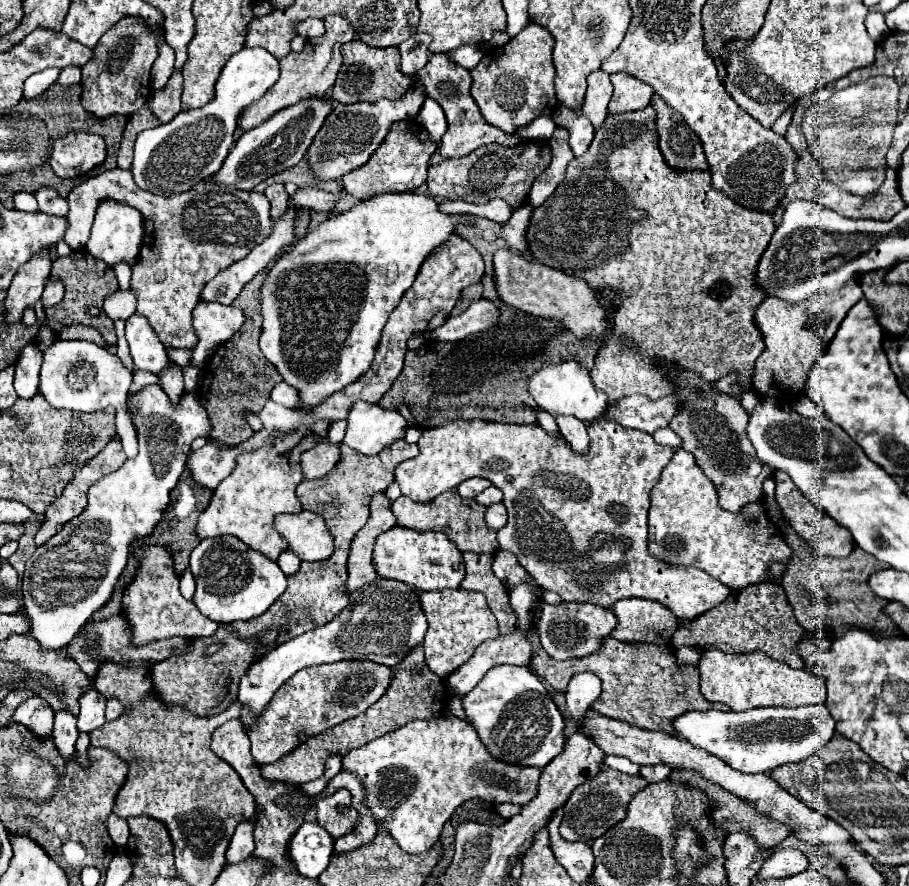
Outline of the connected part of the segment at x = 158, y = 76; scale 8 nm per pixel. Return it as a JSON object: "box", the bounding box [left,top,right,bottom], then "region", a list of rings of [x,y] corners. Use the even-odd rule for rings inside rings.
{"box":[152,40,174,90],"region":[[[162,40],[160,42],[160,52],[158,52],[158,58],[156,58],[156,64],[152,66],[152,88],[154,90],[162,90],[168,82],[168,78],[172,76],[174,72],[174,50]]]}

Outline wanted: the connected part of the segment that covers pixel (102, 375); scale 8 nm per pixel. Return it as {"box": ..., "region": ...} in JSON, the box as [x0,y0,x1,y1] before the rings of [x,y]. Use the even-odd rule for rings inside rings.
{"box":[40,340,138,458],"region":[[[56,340],[52,346],[44,350],[44,362],[40,370],[40,394],[54,408],[92,412],[100,408],[114,406],[116,409],[115,427],[120,436],[124,452],[128,458],[138,452],[138,436],[136,426],[126,412],[126,396],[132,384],[132,372],[122,364],[122,360],[108,352],[106,348],[96,346],[88,340]]]}

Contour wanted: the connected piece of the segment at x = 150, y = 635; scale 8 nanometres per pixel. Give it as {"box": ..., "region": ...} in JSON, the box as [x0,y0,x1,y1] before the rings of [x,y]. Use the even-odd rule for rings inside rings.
{"box":[122,546,222,644],"region":[[[142,546],[136,550],[140,556],[142,566],[136,572],[136,578],[128,584],[122,600],[122,614],[126,616],[128,624],[136,628],[136,644],[144,644],[144,640],[164,640],[168,636],[212,636],[222,624],[208,620],[200,610],[184,600],[178,590],[178,576],[172,568],[172,556],[168,556],[168,548],[154,548]]]}

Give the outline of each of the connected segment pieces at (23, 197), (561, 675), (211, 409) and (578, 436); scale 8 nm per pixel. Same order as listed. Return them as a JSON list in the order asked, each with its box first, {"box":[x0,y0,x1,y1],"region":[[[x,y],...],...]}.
[{"box":[14,192,38,212],"region":[[[18,192],[14,196],[14,204],[16,204],[16,210],[22,210],[22,212],[36,212],[38,210],[38,202],[36,202],[34,194],[28,194],[28,192]]]},{"box":[532,632,728,736],"region":[[[532,632],[532,644],[536,656],[532,658],[532,668],[536,670],[538,676],[548,680],[548,686],[564,692],[570,678],[580,672],[592,672],[602,680],[602,694],[600,698],[590,706],[596,708],[596,712],[630,722],[638,728],[644,730],[660,730],[666,734],[674,736],[674,728],[668,726],[668,720],[678,718],[684,712],[690,710],[724,710],[728,712],[728,706],[722,704],[712,704],[706,702],[704,696],[700,696],[698,688],[698,668],[696,666],[678,666],[678,664],[668,664],[668,660],[676,660],[676,654],[672,648],[656,648],[656,644],[626,644],[614,638],[604,640],[600,646],[600,652],[594,652],[588,658],[572,658],[564,662],[556,662],[550,658],[542,648],[536,632]]]},{"box":[198,266,282,446],"region":[[[270,266],[264,272],[256,274],[256,278],[244,286],[244,292],[240,292],[240,296],[236,298],[236,304],[232,304],[232,306],[244,308],[246,322],[240,328],[240,332],[236,332],[228,342],[224,342],[214,352],[206,370],[202,370],[204,382],[198,390],[198,398],[200,398],[200,404],[204,406],[204,410],[208,412],[208,420],[212,424],[210,440],[220,440],[222,444],[228,444],[228,446],[238,446],[254,434],[252,428],[248,426],[244,412],[260,414],[262,406],[270,398],[270,390],[274,388],[274,384],[282,382],[282,376],[276,372],[276,368],[264,358],[264,354],[258,348],[258,338],[262,332],[260,286],[262,286],[264,278],[268,276],[268,272],[270,272]]]},{"box":[556,416,588,456],"region":[[[560,416],[560,420],[556,420],[560,426],[560,434],[562,438],[568,442],[570,450],[584,456],[588,454],[588,432],[586,432],[586,424],[576,420],[576,418],[568,418],[568,416]]]}]

